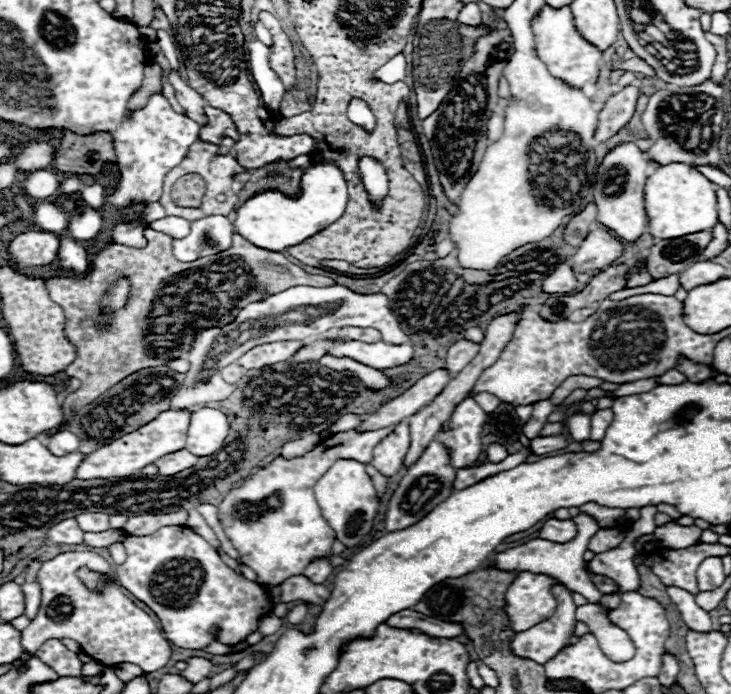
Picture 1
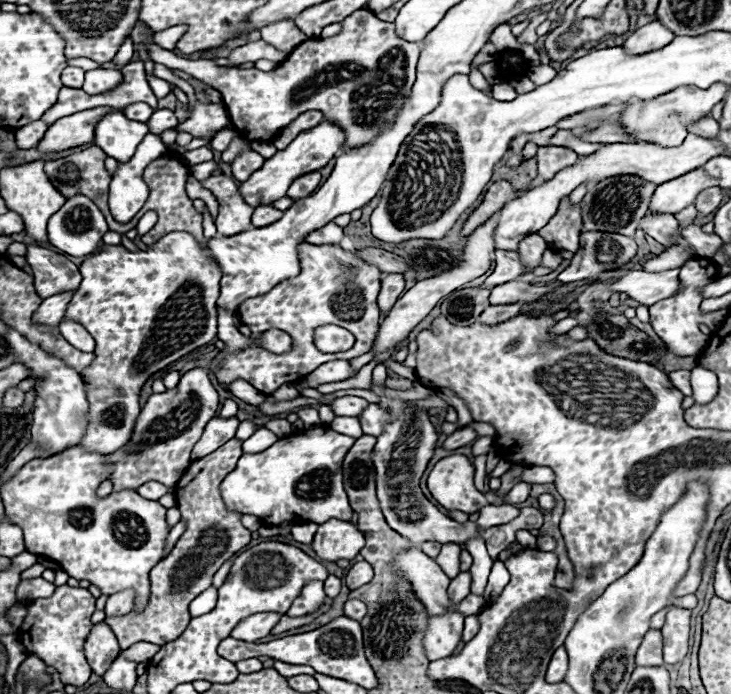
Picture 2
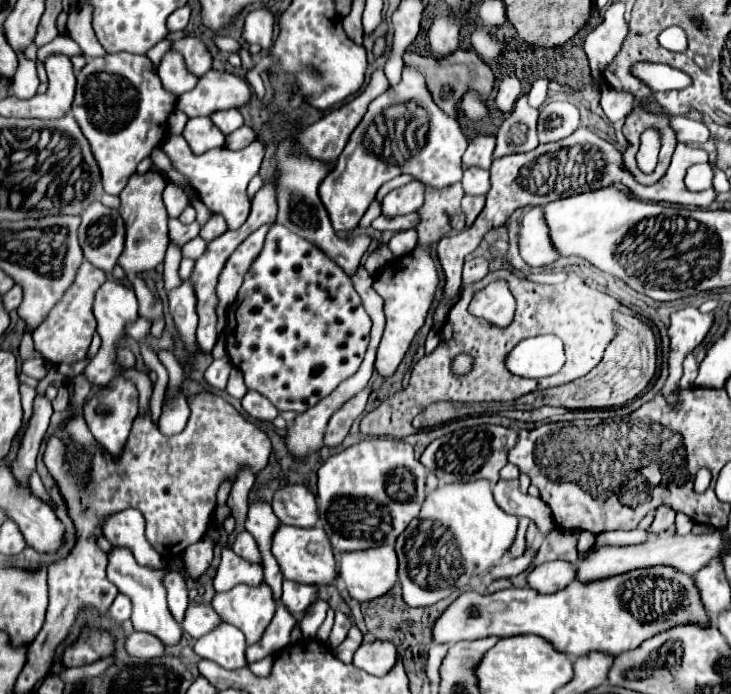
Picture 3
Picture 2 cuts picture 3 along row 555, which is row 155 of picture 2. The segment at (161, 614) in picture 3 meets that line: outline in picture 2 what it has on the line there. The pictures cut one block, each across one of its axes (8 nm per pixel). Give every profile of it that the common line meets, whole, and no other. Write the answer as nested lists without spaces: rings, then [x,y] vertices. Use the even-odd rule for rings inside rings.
[[[114,110],[98,120],[94,134],[94,144],[98,148],[120,162],[128,162],[134,156],[136,146],[148,134],[148,126],[144,122],[128,120],[124,112]]]

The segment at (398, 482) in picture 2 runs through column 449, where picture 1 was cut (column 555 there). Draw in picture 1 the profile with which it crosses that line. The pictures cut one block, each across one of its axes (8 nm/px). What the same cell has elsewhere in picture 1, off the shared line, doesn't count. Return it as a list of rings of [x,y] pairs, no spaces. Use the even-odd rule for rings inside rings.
[[[548,518],[544,526],[540,528],[540,538],[550,540],[550,542],[570,542],[572,540],[572,520],[558,520],[558,518]]]

